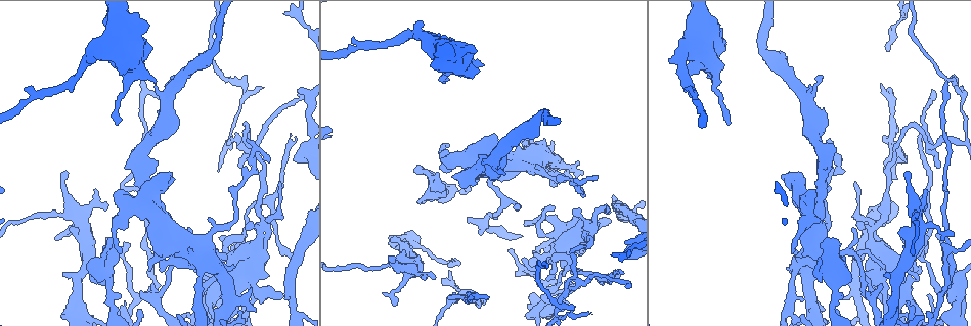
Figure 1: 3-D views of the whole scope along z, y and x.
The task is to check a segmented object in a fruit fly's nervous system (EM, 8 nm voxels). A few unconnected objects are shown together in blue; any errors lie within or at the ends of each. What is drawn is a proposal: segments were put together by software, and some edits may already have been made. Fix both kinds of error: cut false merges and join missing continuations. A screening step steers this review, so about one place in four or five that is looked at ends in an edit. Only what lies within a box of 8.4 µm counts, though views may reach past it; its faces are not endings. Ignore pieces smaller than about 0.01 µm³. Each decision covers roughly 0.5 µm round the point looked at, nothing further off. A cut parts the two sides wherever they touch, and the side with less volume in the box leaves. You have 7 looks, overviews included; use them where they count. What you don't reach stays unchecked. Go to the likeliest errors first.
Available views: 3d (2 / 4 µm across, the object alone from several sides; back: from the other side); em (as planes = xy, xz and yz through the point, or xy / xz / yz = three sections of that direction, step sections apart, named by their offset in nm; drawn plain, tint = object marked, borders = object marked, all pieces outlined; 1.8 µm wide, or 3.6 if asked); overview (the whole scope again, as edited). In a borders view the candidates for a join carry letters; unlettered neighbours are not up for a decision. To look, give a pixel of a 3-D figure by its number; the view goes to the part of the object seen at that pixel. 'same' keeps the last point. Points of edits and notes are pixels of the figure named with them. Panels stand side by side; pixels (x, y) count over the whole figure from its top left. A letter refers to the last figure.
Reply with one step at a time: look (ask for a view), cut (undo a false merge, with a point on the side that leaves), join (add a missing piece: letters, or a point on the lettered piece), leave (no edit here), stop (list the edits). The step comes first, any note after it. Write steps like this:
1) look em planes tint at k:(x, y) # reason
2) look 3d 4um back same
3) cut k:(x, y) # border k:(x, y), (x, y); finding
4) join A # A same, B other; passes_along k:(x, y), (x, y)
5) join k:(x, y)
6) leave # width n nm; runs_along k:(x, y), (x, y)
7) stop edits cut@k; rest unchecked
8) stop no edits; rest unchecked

look em planes borders at 1:(876, 224)

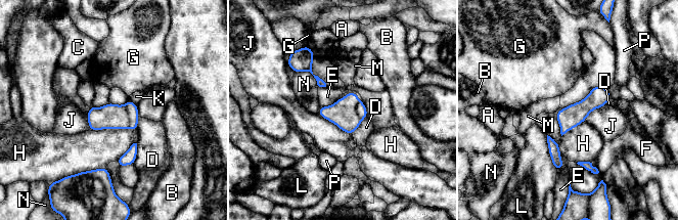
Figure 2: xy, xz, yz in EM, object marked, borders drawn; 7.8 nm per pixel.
leave # width 170 nm; A other, B other, C other, D other, E other, F other, G other, H other, J other, K other, L other, M other, N other, P other; border 2:(317, 113), (351, 135); continuous, no second cell

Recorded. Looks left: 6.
look 3d 4um at 1:(526, 162) # looks like a crossing

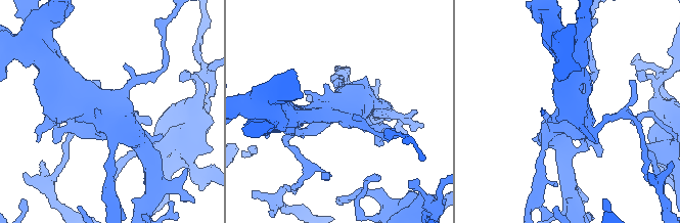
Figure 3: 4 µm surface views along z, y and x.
look em planes plain at 3:(108, 115)

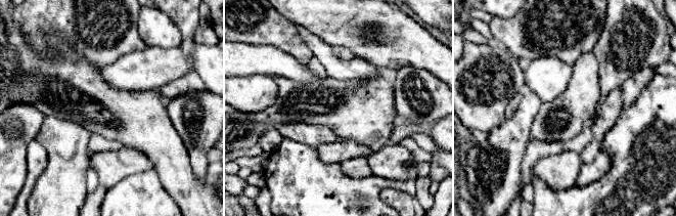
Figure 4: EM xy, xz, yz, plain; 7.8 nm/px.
look em planes borders same

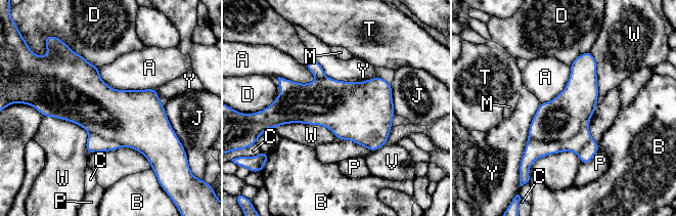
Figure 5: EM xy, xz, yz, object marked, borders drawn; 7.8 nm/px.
cut 5:(582, 143) # A other, B other, C other, D other, J other, M other, P other, T other, V other, W other, Y other; part_leaving 5:(596, 145), (550, 146), (526, 155); two cells meet here

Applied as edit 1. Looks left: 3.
stop edits cut@5; rest unchecked

